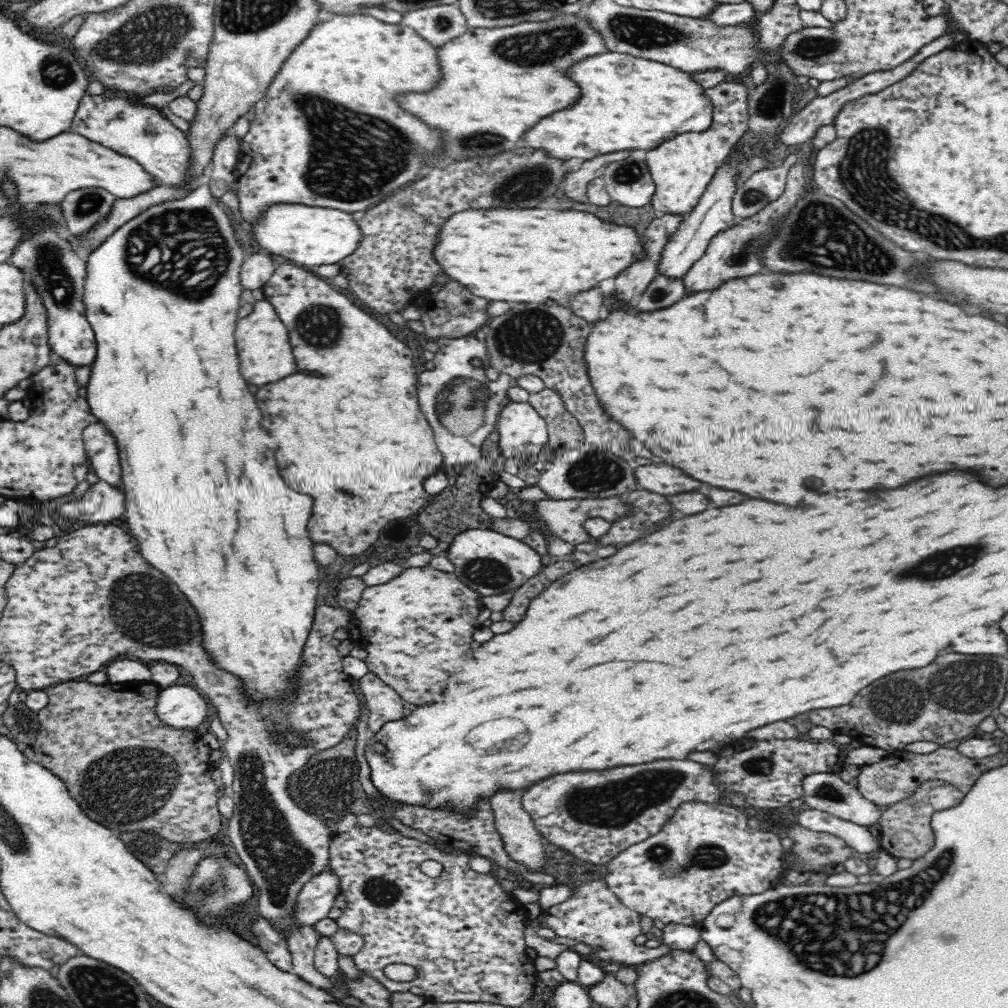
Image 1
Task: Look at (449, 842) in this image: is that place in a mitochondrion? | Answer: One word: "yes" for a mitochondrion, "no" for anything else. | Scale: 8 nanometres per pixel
no

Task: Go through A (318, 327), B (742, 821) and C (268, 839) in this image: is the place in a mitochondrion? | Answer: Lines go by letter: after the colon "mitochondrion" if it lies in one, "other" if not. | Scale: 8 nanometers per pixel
A: mitochondrion
B: other
C: mitochondrion

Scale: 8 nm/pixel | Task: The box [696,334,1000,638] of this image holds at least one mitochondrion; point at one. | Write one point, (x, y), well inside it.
(940, 565)

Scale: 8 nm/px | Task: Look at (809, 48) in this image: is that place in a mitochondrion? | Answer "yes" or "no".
yes

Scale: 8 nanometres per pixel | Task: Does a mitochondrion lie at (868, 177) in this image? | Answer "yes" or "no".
yes

